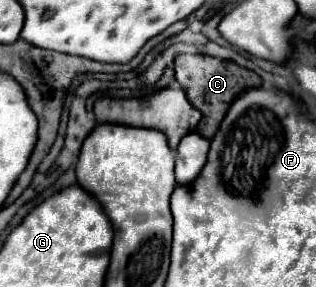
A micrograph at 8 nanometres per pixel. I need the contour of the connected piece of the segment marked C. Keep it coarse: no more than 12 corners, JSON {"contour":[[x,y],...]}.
{"contour":[[177,55],[175,77],[213,139],[257,73],[207,55]]}

